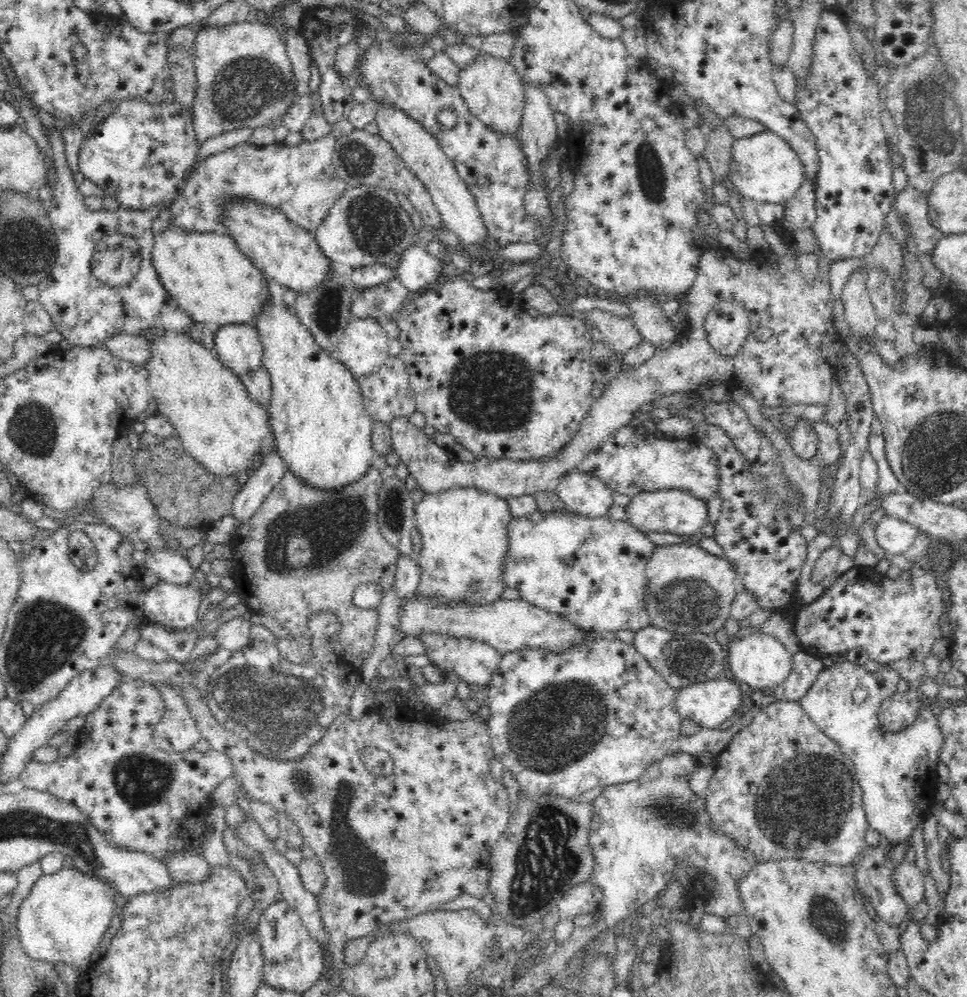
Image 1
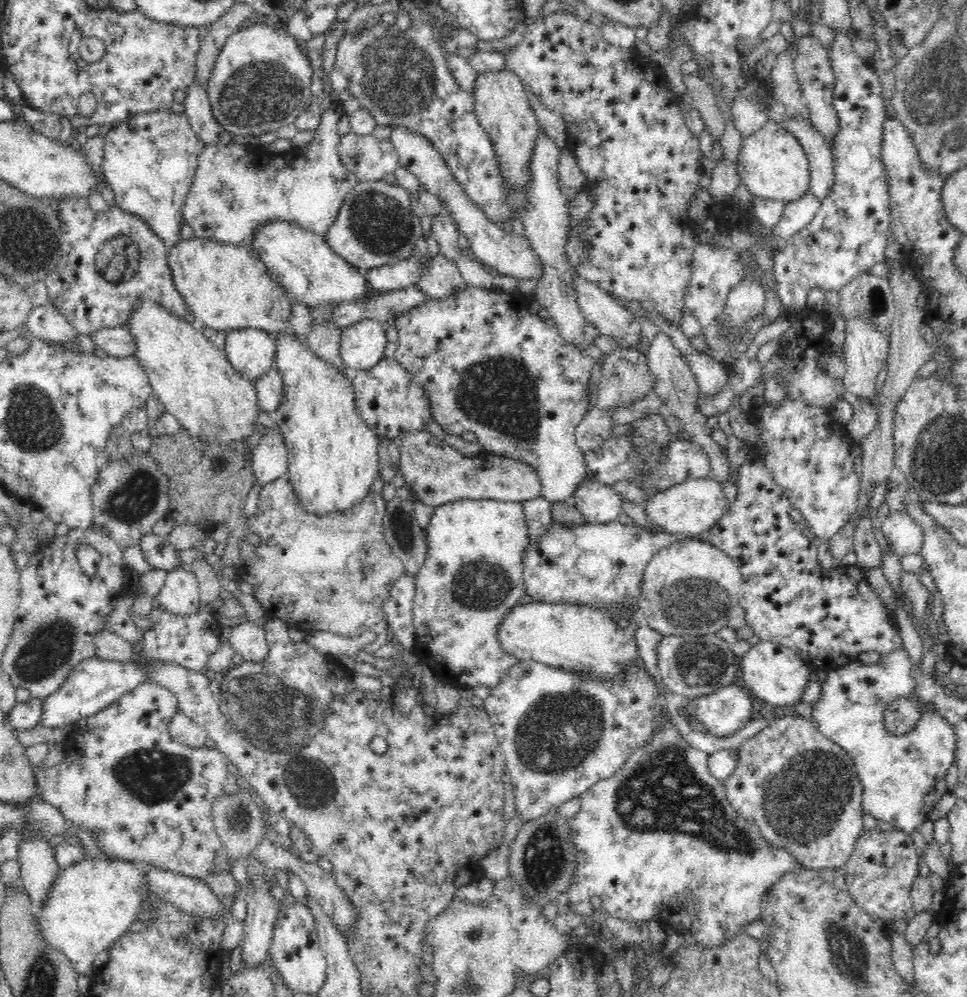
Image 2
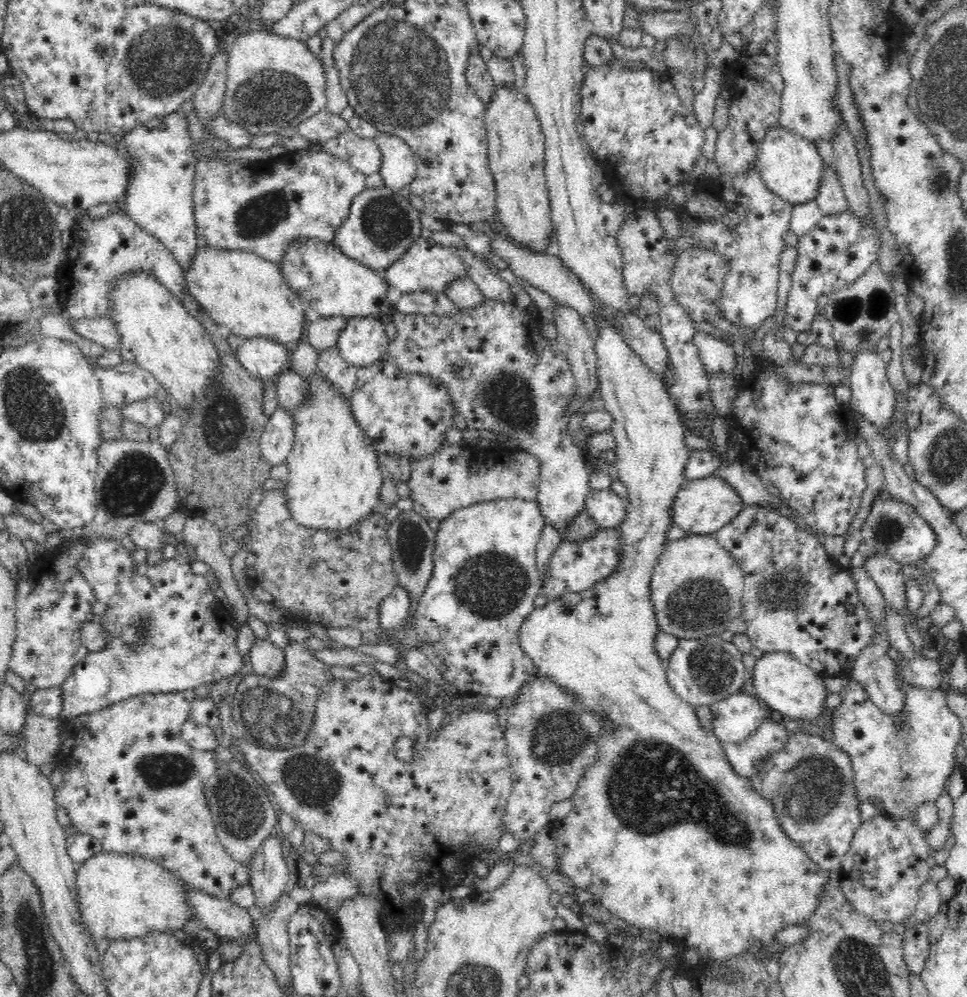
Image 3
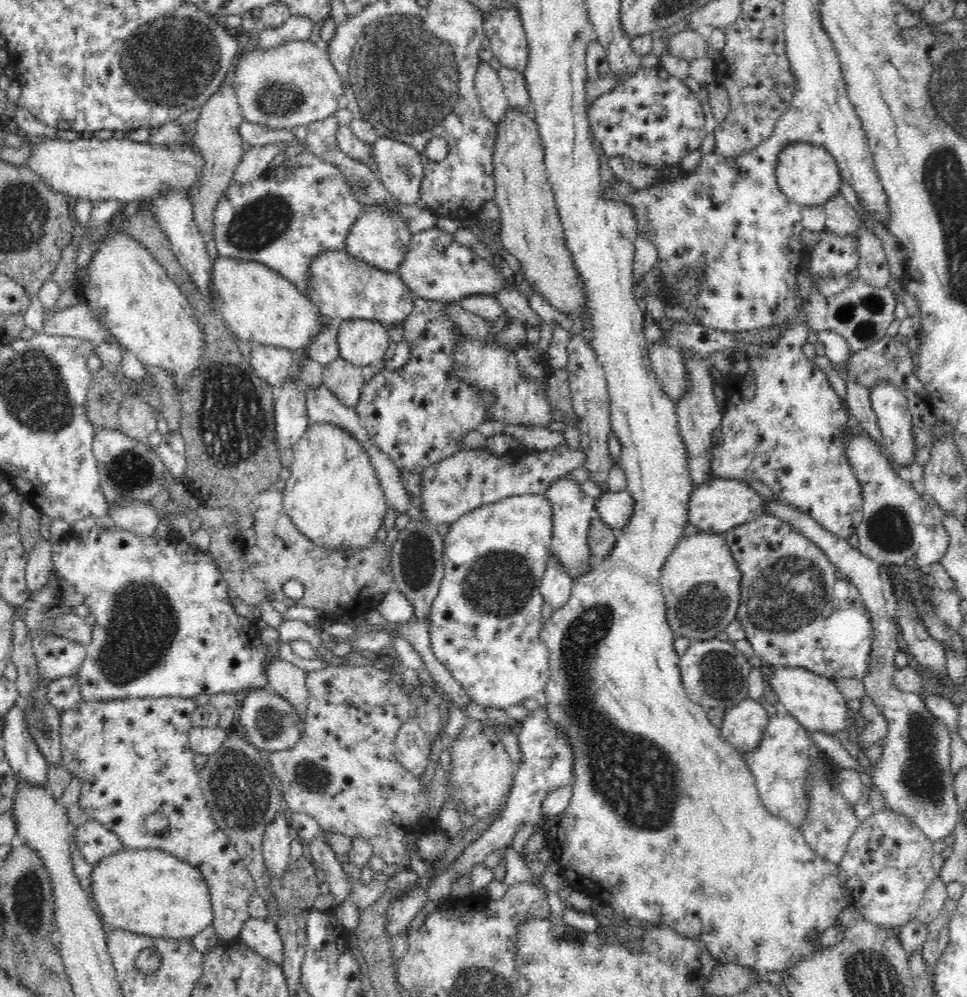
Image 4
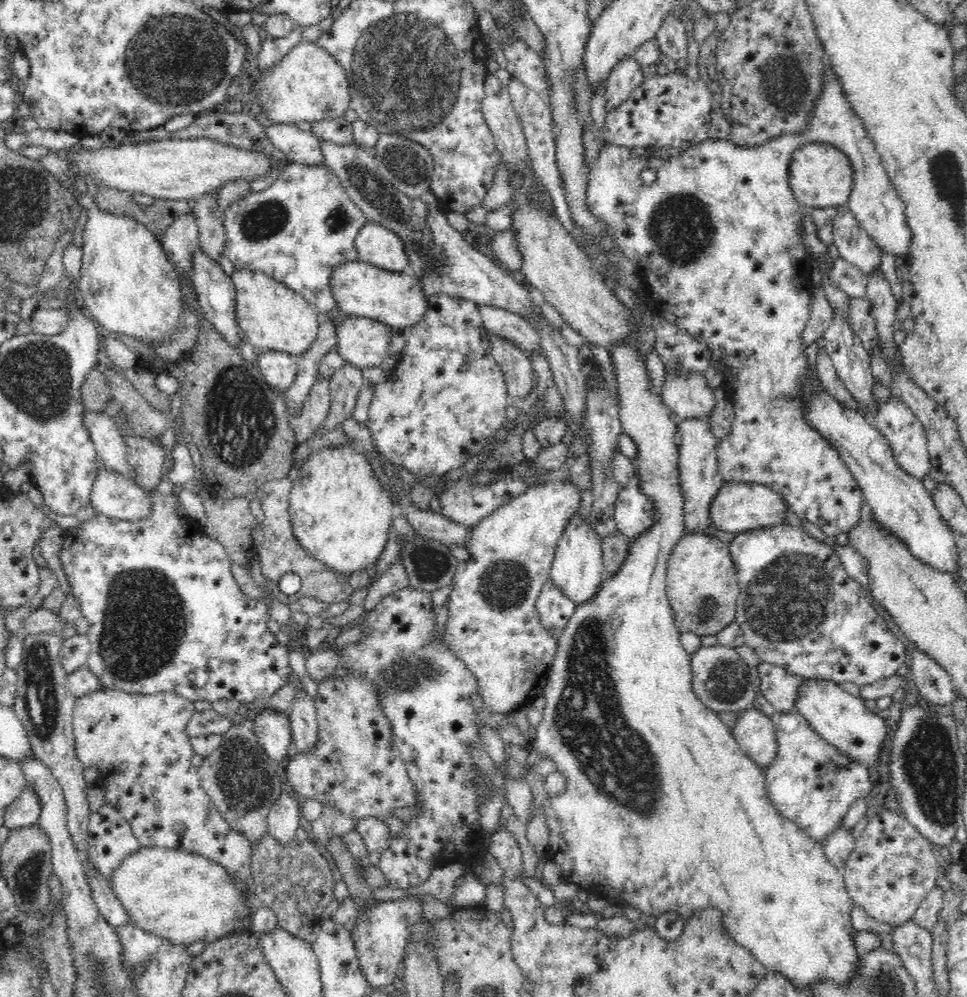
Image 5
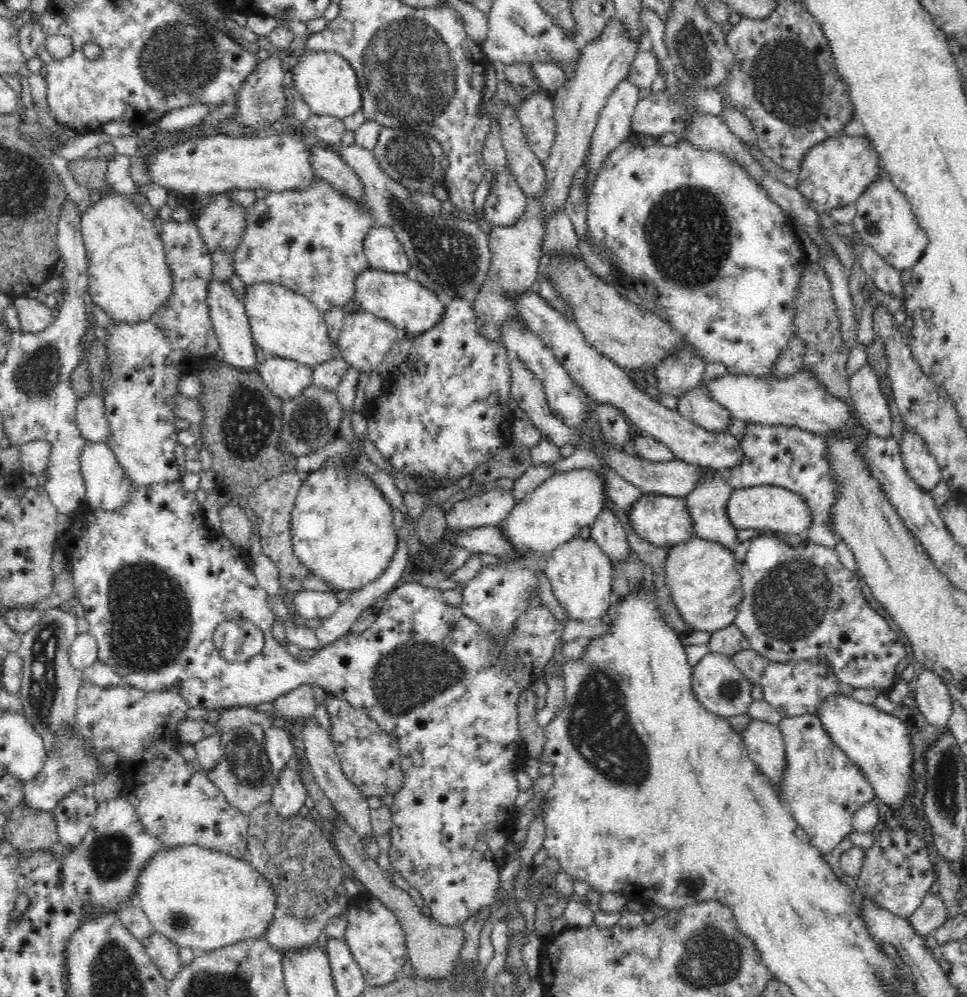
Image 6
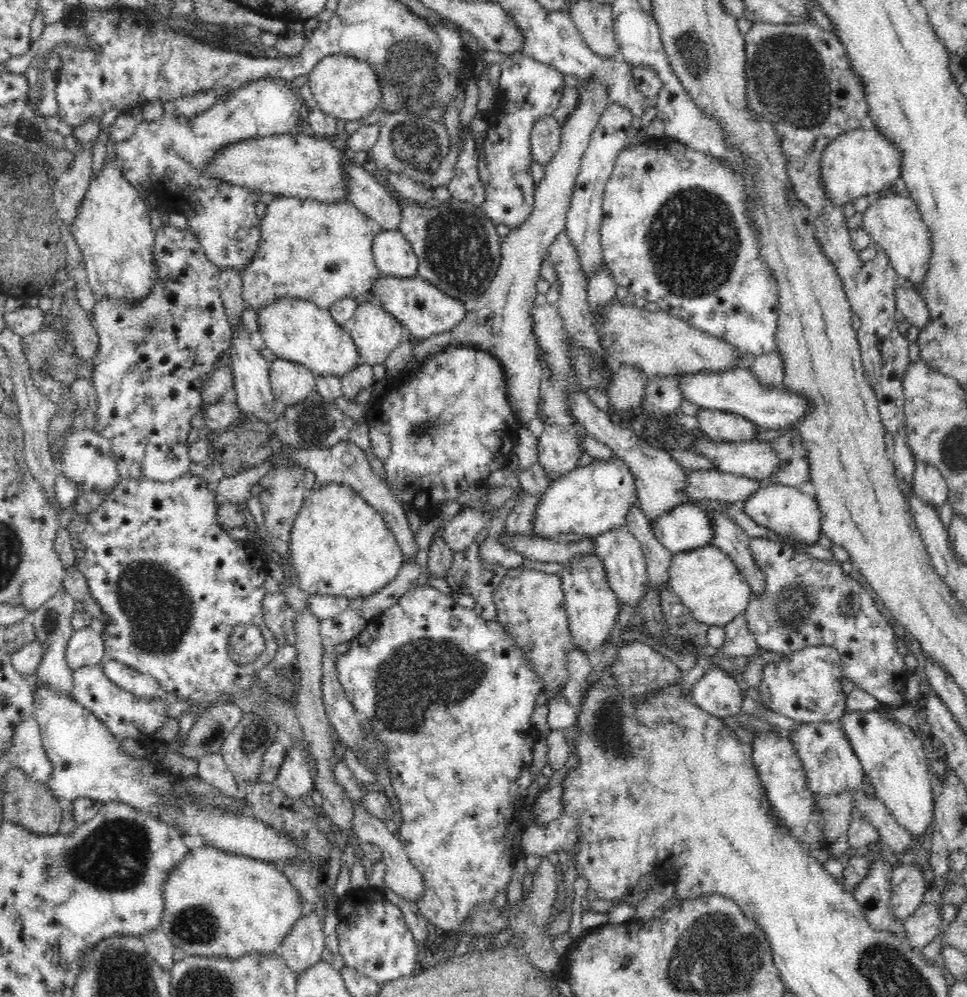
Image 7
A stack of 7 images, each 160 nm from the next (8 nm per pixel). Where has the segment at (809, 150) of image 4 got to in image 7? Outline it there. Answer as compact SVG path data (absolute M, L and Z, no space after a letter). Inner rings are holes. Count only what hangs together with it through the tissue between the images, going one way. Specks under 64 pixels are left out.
M862 127L834 137L822 151L819 164L821 186L832 204L845 205L863 196L880 192L901 178L902 153L878 129Z

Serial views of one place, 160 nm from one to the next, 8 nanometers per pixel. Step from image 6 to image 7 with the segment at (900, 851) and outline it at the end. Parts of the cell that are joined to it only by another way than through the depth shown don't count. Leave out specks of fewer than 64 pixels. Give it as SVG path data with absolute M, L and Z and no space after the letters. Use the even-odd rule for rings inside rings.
M906 859L898 866L892 866L891 872L891 902L890 910L894 911L896 918L905 921L924 900L926 882L920 867L910 864Z

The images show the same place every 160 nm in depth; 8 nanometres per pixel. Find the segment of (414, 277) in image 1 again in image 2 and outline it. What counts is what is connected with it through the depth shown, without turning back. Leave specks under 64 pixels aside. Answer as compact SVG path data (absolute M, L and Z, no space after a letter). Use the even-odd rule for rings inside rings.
M438 253L429 260L423 273L414 284L432 299L446 298L467 285L458 265L448 257Z

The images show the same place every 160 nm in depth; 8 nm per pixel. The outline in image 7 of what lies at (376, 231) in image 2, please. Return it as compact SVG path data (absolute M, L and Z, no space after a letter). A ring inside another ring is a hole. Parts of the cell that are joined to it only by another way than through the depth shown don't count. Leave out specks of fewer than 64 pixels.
M382 229L373 241L372 253L380 277L415 276L419 265L418 257L398 229Z

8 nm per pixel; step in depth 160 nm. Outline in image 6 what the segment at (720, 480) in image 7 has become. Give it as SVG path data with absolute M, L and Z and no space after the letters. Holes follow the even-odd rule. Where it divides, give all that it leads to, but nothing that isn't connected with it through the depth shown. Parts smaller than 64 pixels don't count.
M508 352L507 357L511 370L511 398L526 411L528 418L542 433L543 440L550 441L559 448L566 444L578 448L582 444L579 432L576 428L566 426L552 412L537 376L515 352ZM608 446L603 450L603 462L643 493L656 493L685 499L702 480L700 466L687 464L677 459L673 459L671 462L650 462L635 454L622 453L620 450L614 450Z

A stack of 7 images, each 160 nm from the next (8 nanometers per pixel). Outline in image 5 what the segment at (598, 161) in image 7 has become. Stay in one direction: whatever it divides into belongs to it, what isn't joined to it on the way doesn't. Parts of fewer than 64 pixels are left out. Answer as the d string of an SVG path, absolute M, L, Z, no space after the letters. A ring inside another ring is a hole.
M633 56L623 58L611 70L605 84L607 110L616 110L631 96L631 92L639 87L646 73Z

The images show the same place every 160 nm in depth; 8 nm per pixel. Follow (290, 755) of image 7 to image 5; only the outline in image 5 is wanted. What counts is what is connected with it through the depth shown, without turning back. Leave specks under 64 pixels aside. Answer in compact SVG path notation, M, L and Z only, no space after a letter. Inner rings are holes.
M281 793L270 808L267 820L267 832L278 844L288 844L300 828L300 805L289 793Z

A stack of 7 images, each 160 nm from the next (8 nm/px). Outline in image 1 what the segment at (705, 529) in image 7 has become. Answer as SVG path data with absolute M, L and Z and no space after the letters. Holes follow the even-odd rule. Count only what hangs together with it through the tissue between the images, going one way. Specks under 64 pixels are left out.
M573 470L560 477L554 493L566 511L592 519L607 516L613 493L597 477Z

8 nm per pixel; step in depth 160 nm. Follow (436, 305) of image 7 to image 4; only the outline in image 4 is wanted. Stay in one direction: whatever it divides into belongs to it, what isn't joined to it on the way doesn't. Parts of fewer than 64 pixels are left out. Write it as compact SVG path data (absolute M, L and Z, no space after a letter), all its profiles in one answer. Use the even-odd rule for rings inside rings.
M347 250L322 252L309 264L309 287L305 294L311 299L323 320L375 320L385 326L401 325L412 312L416 295L396 274L383 271L350 255Z

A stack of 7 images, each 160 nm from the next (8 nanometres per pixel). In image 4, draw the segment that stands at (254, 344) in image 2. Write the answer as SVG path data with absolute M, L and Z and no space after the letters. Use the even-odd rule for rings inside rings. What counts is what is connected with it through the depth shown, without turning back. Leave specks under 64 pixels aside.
M259 345L251 350L250 364L269 385L283 384L291 374L296 354L282 347Z

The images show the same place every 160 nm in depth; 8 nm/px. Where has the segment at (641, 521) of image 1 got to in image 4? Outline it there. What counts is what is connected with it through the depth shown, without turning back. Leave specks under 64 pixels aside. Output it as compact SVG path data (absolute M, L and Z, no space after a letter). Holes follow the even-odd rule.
M715 476L692 490L688 513L689 523L699 532L722 535L732 528L766 515L766 504L765 499L745 482Z

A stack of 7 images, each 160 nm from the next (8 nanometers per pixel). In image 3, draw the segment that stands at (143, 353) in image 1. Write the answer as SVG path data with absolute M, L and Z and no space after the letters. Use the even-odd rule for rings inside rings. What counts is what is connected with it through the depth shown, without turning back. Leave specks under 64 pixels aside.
M110 316L104 318L82 318L73 320L68 317L74 331L80 336L103 346L107 351L112 352L120 346L120 331Z

